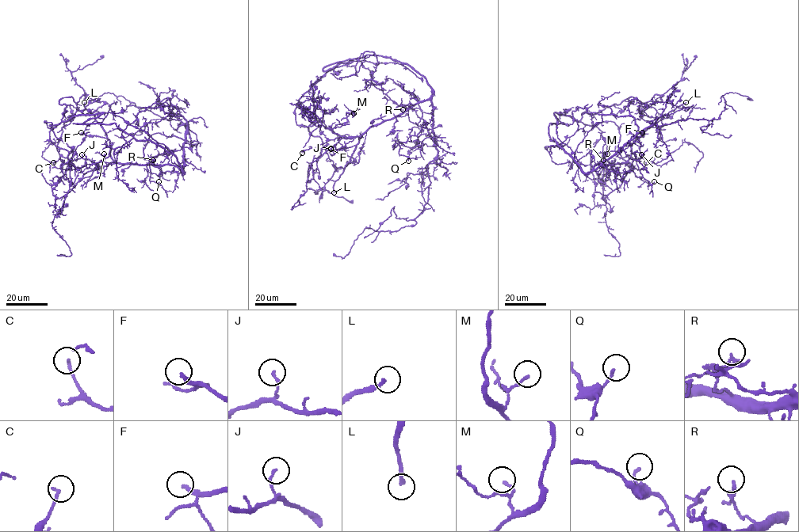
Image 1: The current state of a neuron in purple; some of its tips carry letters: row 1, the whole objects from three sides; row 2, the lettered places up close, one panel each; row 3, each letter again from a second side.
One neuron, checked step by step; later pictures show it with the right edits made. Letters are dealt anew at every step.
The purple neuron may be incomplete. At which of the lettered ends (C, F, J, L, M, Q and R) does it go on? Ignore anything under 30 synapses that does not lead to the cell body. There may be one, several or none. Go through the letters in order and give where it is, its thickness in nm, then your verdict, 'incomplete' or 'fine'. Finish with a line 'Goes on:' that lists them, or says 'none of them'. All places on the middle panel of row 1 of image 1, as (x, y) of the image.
C: at (302, 153); 160 nm thick; fine
F: at (330, 149); 200 nm thick; incomplete
J: at (330, 148); 130 nm thick; fine
L: at (334, 192); 190 nm thick; incomplete
M: at (353, 113); 140 nm thick; fine
Q: at (408, 161); 140 nm thick; fine
R: at (403, 109); 170 nm thick; fine
Goes on: F, L

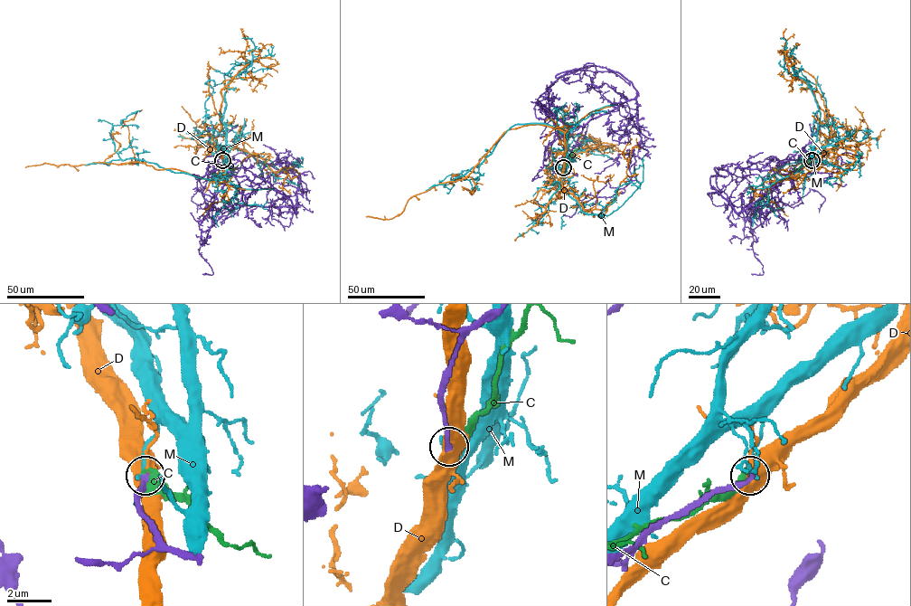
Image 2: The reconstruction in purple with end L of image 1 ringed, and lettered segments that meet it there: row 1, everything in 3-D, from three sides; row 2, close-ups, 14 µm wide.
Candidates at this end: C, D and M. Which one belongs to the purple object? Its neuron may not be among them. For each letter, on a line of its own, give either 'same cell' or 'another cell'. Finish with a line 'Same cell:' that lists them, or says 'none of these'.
C: another cell
D: another cell
M: another cell
Same cell: none of these

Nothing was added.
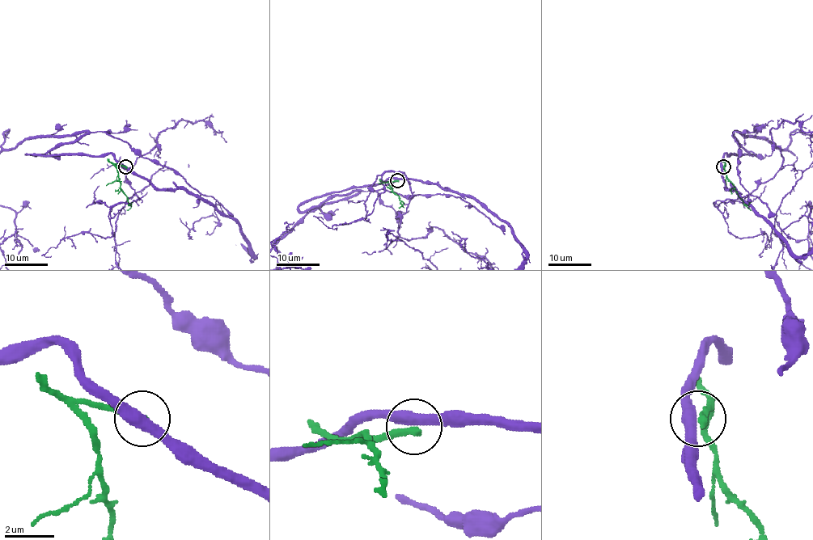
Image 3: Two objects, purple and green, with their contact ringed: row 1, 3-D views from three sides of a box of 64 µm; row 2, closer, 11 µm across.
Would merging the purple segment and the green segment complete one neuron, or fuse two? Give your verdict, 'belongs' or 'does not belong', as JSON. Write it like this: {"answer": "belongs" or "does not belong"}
{"answer": "does not belong"}

